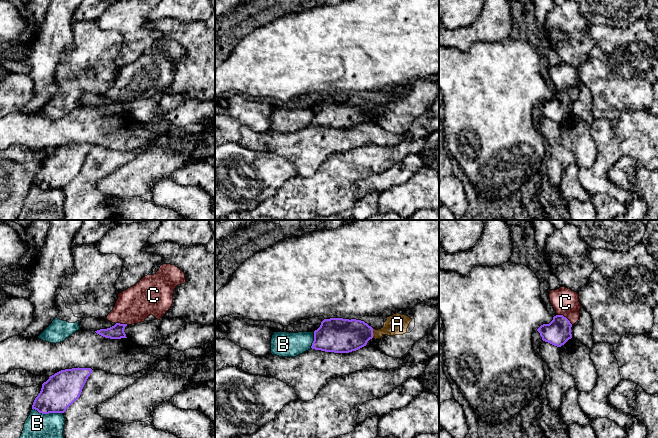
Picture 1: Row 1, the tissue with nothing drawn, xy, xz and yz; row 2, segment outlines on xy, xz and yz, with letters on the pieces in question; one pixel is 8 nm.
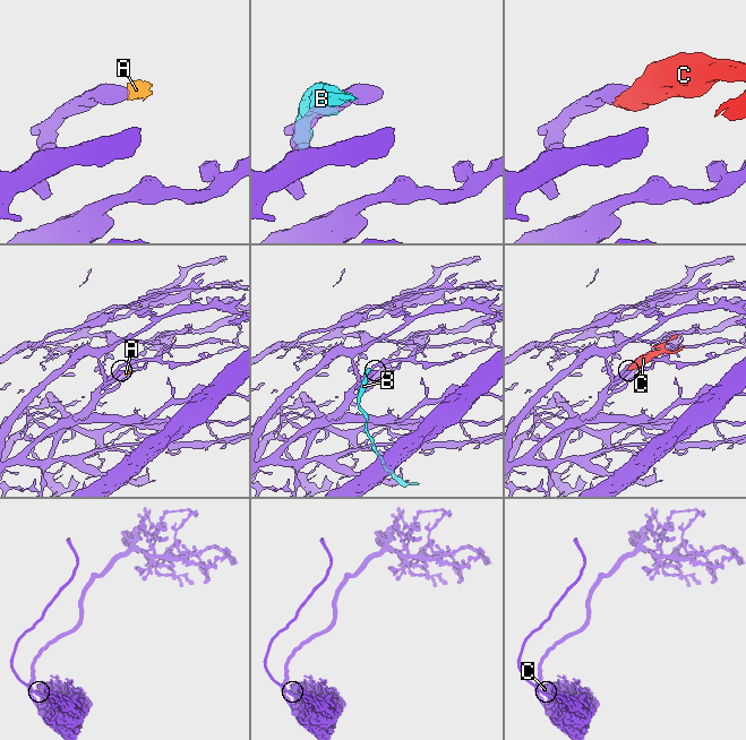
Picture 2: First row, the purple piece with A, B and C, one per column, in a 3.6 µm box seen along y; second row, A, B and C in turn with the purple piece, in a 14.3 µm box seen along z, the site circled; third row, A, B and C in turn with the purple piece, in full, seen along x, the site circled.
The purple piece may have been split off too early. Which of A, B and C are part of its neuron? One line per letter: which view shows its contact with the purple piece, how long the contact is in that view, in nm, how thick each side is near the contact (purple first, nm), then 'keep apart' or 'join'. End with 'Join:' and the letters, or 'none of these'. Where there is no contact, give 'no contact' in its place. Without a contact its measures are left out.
A: meets purple in xz; contact 70 nm long; 280 nm thick on the purple side, 170 nm on the other; keep apart
B: meets purple in xy; contact 260 nm long; 280 nm thick on the purple side, 360 nm on the other; keep apart
C: meets purple in yz; contact 150 nm long; 200 nm thick on the purple side, 220 nm on the other; join
Join: C

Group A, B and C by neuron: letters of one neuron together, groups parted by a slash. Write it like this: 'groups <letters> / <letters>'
groups A / B / C

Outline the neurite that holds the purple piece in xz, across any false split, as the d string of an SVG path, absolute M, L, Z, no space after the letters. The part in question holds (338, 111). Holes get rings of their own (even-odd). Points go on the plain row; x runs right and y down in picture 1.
M324 95L314 107L311 124L325 128L349 129L364 122L373 114L373 104L356 95Z

